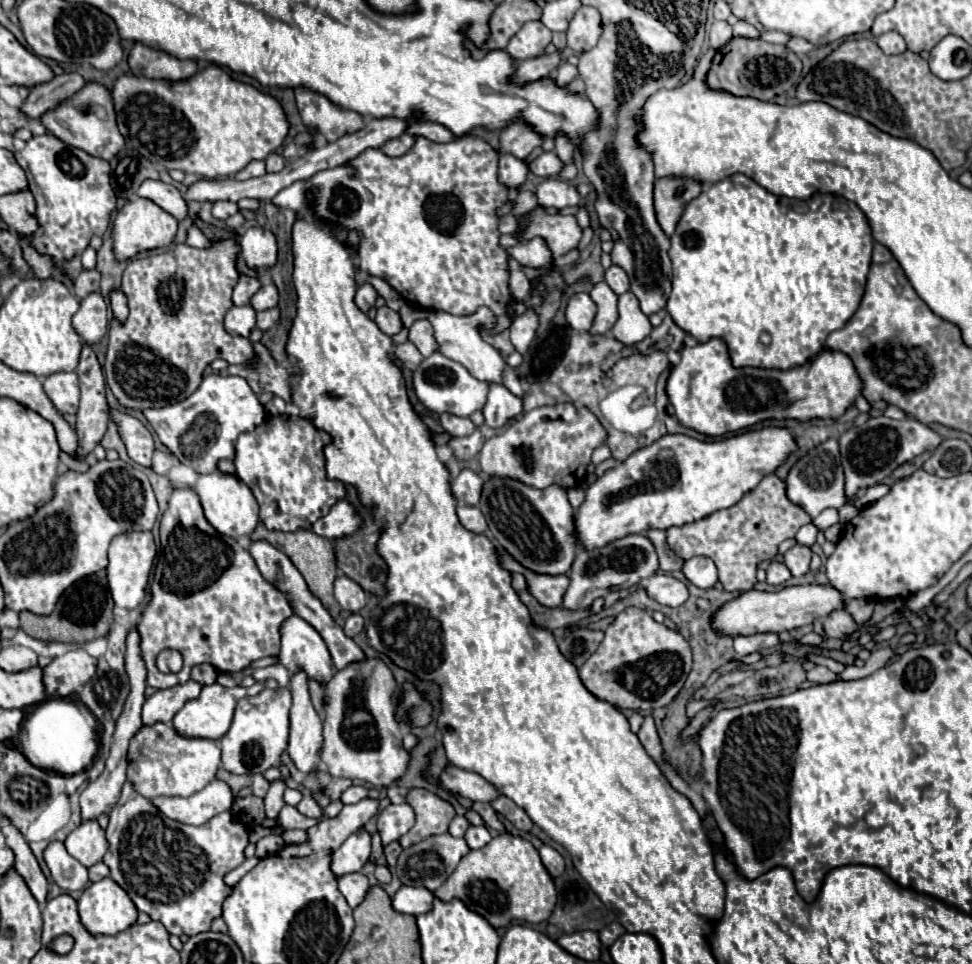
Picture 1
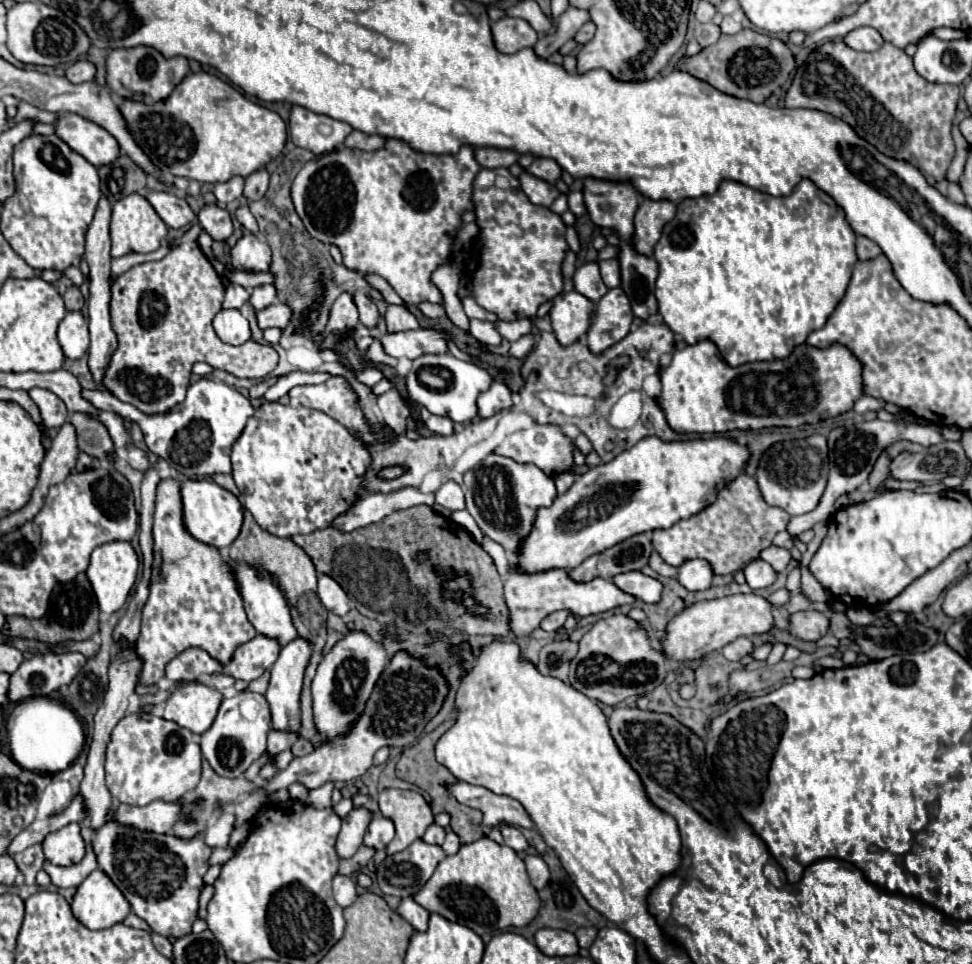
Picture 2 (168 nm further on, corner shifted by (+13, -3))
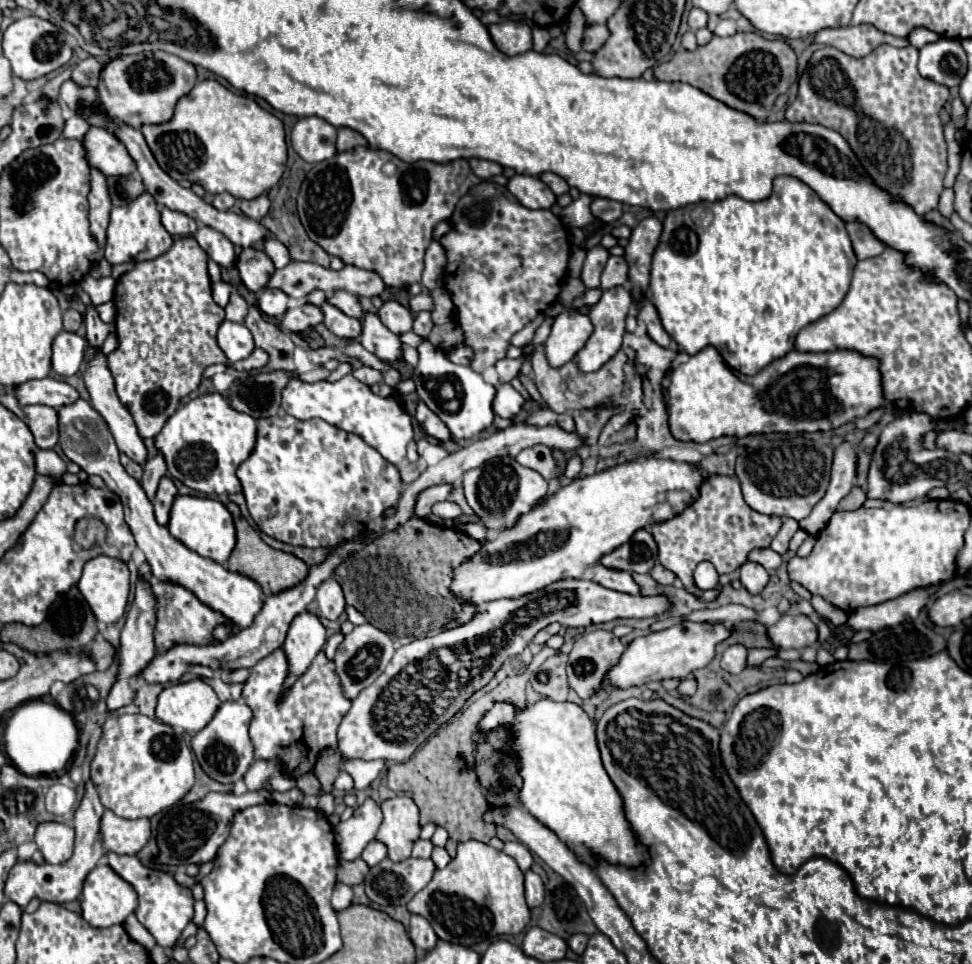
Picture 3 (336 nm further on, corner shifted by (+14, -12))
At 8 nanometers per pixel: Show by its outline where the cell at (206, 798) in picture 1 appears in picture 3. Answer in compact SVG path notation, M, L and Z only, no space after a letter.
M104 810L100 818L102 846L116 854L136 854L150 840L150 820L126 820L110 810Z

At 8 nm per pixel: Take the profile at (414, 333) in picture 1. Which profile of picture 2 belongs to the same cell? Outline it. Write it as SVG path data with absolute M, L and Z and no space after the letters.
M389 305L385 321L387 321L387 331L411 331L419 327L415 315L403 305Z

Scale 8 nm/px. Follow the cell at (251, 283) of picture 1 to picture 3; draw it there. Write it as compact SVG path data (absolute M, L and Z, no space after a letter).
M234 290L234 292L230 294L230 302L228 302L228 306L226 306L226 320L232 320L232 322L244 322L246 312L248 312L246 300Z

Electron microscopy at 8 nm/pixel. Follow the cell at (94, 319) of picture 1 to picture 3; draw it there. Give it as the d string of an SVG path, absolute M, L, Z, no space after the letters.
M60 332L52 342L52 370L64 378L74 376L84 362L86 340L74 332Z

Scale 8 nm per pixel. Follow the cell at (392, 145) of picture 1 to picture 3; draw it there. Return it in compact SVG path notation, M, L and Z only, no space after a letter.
M338 128L338 138L336 138L338 152L352 150L354 146L366 146L366 144L368 142L364 140L364 136L360 136L360 132L356 132L352 128Z

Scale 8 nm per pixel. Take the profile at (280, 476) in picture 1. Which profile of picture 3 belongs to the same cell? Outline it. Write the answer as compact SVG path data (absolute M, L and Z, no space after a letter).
M280 414L280 416L274 416L274 418L264 418L264 420L258 420L258 440L256 440L256 448L254 452L250 454L250 458L246 462L240 464L238 468L238 478L242 482L242 492L246 496L246 502L248 502L248 512L250 516L254 518L254 522L258 524L258 528L268 534L270 538L276 538L280 542L286 542L286 544L294 544L294 546L308 546L308 548L328 548L328 546L338 546L340 542L344 540L350 540L354 536L358 536L360 532L368 530L376 520L382 518L382 514L392 508L400 494L402 494L402 478L400 478L400 472L394 464L388 464L388 460L384 460L374 448L370 448L368 444L364 444L364 440L360 440L360 436L356 434L350 434L350 432L344 432L340 428L332 428L328 422L324 420L296 420L294 416L290 414Z

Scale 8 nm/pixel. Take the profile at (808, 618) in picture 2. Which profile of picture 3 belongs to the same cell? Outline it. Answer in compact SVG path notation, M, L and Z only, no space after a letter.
M784 614L776 624L768 626L770 642L780 650L806 648L816 644L818 630L816 624L802 614Z

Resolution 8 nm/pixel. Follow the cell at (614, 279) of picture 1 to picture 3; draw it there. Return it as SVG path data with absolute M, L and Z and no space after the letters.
M610 256L604 272L602 272L602 280L600 280L600 288L608 290L614 286L622 286L628 282L628 264L624 256Z

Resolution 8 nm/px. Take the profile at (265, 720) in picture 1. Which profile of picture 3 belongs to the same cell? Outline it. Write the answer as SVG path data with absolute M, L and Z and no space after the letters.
M222 702L220 708L216 710L214 718L192 736L190 746L196 754L198 764L202 766L202 770L222 782L222 784L234 784L236 780L240 780L246 770L250 768L250 764L254 762L254 748L248 736L248 726L252 720L252 710L242 702Z

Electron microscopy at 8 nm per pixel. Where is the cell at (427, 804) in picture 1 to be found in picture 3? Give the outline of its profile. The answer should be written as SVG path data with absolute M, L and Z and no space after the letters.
M398 796L382 802L384 822L376 834L376 840L388 848L388 858L392 862L402 862L410 858L412 844L420 836L418 806L410 796Z

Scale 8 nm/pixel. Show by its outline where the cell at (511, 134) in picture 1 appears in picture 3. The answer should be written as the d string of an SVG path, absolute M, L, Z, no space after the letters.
M468 160L468 164L470 164L472 172L482 180L488 180L488 178L492 178L496 174L502 174L502 166L500 164L492 164L488 160Z

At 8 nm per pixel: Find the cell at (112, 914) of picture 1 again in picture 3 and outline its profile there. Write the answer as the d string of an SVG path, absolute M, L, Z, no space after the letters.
M98 864L84 880L82 916L90 926L106 928L124 924L126 916L136 910L134 888L120 878L108 864Z

